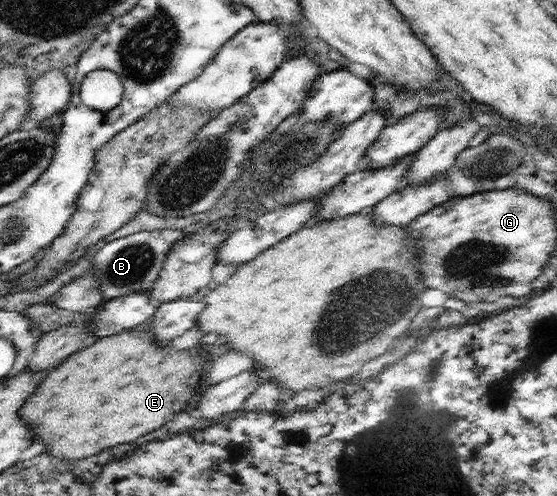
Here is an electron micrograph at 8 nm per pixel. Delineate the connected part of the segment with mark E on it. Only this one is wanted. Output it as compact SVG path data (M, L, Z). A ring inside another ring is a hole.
M149 321L89 342L88 347L72 352L60 367L50 371L32 399L25 401L19 411L21 419L36 433L36 439L42 439L48 445L48 451L56 455L56 459L84 459L120 443L131 443L165 425L172 416L188 408L186 401L198 387L202 363L208 361L206 351L198 345L186 351L172 351L170 347L164 349L158 347L152 335Z

